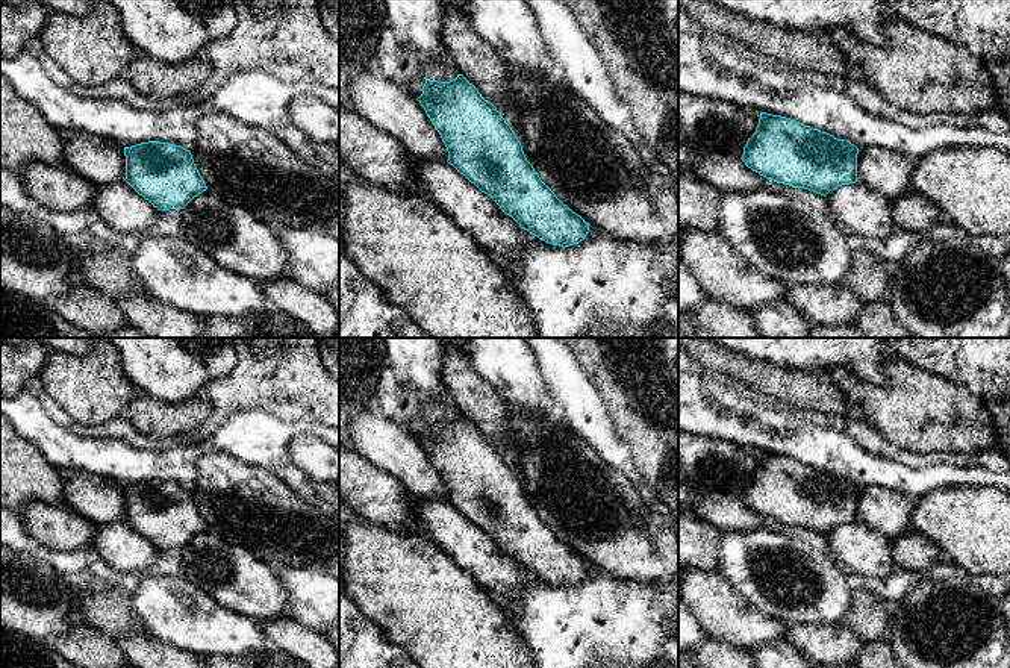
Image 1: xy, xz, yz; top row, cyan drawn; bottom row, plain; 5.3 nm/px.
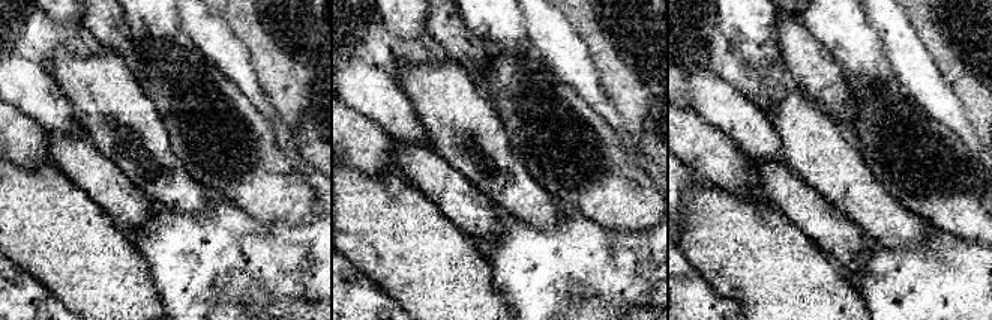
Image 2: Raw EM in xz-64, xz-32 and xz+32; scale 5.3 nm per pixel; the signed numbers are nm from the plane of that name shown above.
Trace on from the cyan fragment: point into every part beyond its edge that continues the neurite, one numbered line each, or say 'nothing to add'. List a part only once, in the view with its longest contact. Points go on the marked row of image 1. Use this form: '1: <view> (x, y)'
nothing to add

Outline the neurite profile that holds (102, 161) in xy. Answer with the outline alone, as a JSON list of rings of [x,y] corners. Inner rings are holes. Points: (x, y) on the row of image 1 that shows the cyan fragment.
[[[88,132],[65,133],[64,165],[97,186],[126,179],[124,148],[115,141]]]

